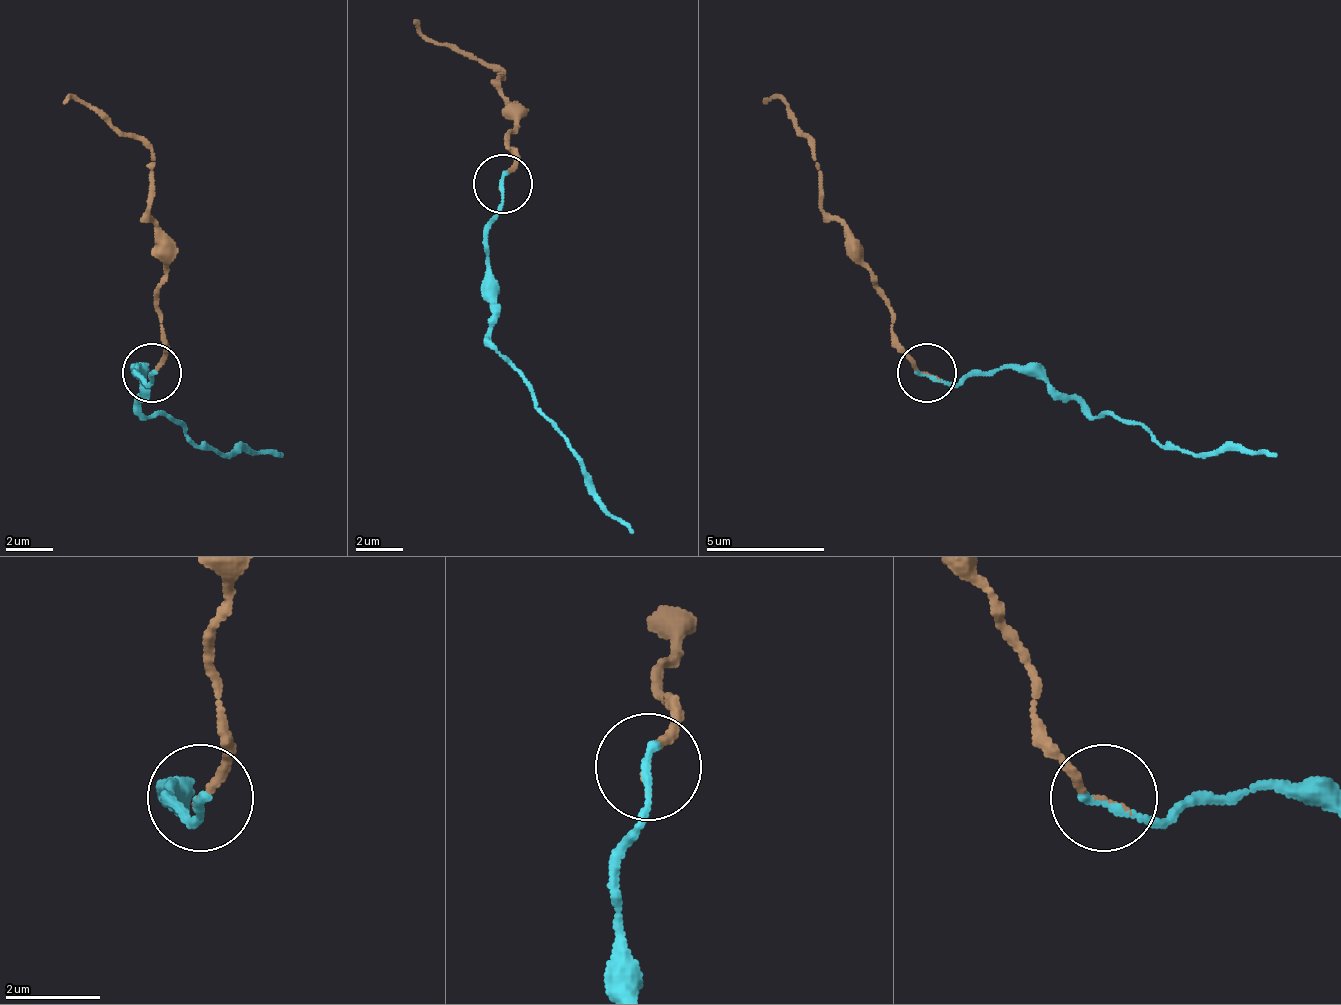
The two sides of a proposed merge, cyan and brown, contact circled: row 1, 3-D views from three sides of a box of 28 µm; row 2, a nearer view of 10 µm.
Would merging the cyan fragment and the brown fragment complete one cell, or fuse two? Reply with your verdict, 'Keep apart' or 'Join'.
Keep apart

